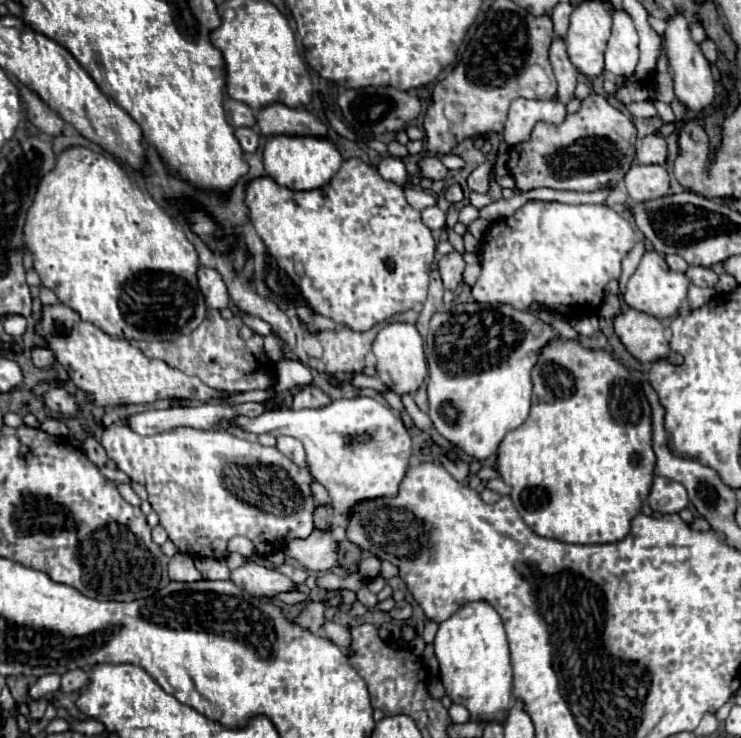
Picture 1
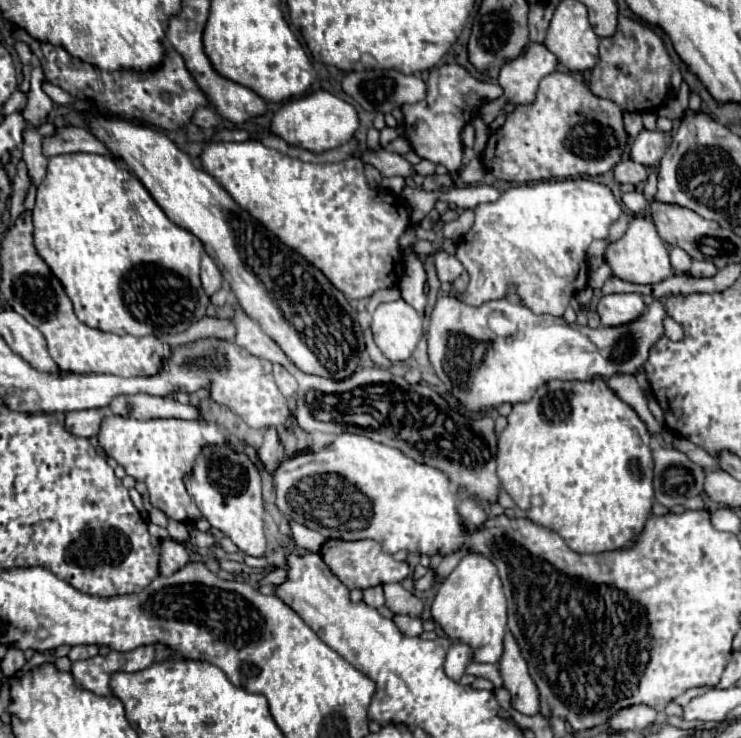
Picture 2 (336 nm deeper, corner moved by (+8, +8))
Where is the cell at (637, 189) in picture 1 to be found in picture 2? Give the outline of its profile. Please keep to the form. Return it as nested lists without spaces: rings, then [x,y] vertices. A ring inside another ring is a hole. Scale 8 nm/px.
[[[631,159],[627,161],[621,161],[617,167],[615,167],[615,179],[619,183],[633,183],[633,185],[639,185],[643,181],[647,181],[647,169]]]

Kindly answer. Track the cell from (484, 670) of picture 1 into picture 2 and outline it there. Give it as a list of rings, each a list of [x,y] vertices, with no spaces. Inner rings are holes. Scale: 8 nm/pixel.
[[[475,553],[463,555],[453,573],[441,583],[431,615],[449,639],[471,647],[475,663],[499,663],[507,629],[507,605],[497,569],[489,559]]]

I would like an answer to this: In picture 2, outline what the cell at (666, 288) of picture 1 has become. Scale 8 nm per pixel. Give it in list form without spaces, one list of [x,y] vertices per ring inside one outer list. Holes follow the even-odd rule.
[[[639,215],[633,217],[625,235],[607,247],[605,257],[607,257],[607,265],[611,267],[613,275],[623,279],[623,281],[629,281],[629,283],[655,285],[655,283],[661,283],[667,277],[671,277],[671,263],[669,263],[667,245],[657,235],[657,229],[649,217],[639,217]]]

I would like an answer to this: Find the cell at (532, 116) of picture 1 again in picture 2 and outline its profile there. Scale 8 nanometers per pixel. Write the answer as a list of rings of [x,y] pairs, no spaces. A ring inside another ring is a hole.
[[[529,43],[525,47],[525,51],[521,53],[521,57],[505,63],[501,67],[501,73],[499,73],[499,85],[503,87],[503,95],[498,99],[483,104],[479,111],[482,115],[483,121],[487,127],[487,132],[491,133],[490,124],[497,118],[500,111],[503,109],[506,103],[512,103],[513,105],[531,105],[537,97],[537,87],[539,87],[539,81],[553,73],[557,69],[557,57],[545,47],[545,45],[537,45],[537,43]]]

